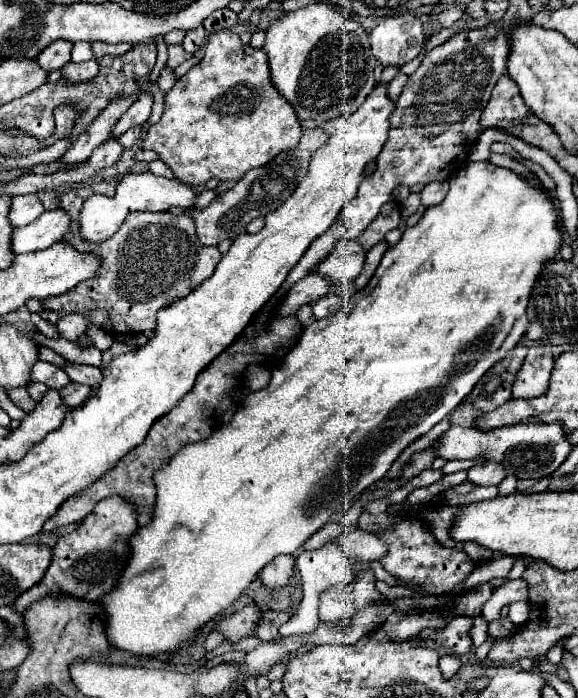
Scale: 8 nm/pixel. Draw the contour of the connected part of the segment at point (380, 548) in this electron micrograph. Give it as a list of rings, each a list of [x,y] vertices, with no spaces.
[[[354,530],[338,536],[340,548],[346,552],[348,558],[356,560],[380,560],[386,554],[384,542],[372,536],[372,532],[364,530]]]

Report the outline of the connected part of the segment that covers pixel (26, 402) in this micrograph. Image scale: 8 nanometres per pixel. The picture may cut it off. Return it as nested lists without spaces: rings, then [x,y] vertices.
[[[14,388],[8,392],[8,398],[18,406],[22,408],[24,412],[32,412],[36,408],[36,402],[30,398],[30,394],[26,392],[26,388]]]

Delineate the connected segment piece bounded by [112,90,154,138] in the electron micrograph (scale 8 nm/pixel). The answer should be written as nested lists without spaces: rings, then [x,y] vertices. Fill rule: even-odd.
[[[140,90],[140,92],[138,92],[138,98],[136,98],[134,104],[132,104],[132,108],[128,108],[128,112],[124,112],[124,116],[120,116],[120,120],[114,124],[112,134],[118,138],[118,136],[124,134],[128,128],[134,128],[134,126],[144,124],[144,122],[150,118],[152,104],[154,104],[152,94],[150,94],[148,90]]]

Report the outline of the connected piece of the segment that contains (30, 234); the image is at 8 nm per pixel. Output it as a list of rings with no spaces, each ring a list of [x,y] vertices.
[[[62,208],[44,212],[36,222],[14,230],[12,250],[16,254],[44,250],[44,248],[60,242],[62,236],[66,236],[68,228],[70,228],[68,212],[62,212]]]

